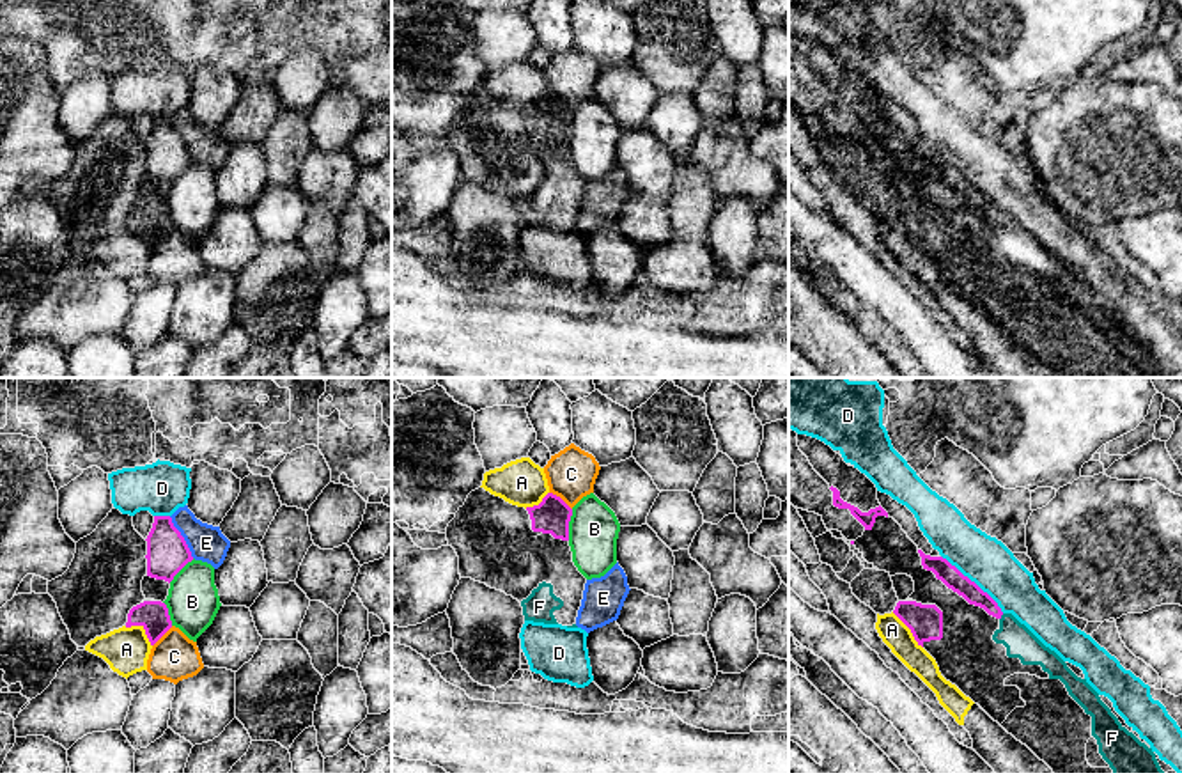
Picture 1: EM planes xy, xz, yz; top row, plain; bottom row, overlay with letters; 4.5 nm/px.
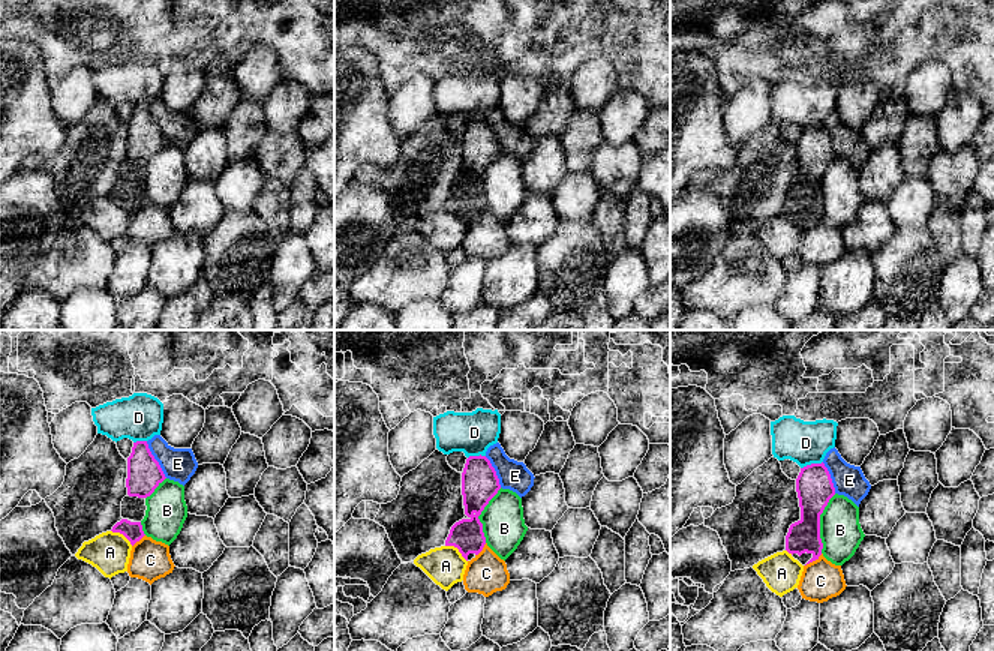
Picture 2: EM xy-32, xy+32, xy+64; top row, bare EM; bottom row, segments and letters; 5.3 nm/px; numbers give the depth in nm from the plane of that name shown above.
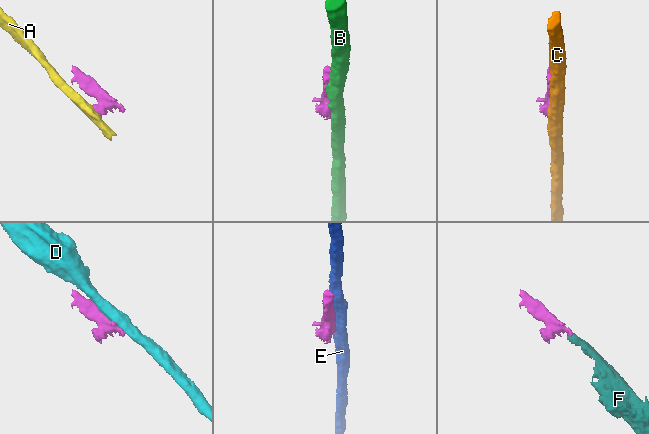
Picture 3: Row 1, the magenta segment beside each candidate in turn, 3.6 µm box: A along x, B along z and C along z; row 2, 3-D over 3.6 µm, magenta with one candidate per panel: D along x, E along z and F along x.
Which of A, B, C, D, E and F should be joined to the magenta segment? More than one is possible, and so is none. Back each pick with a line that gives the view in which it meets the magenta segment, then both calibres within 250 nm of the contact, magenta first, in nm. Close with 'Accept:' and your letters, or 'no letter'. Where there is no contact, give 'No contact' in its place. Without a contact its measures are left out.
F: Touches magenta in yz. Thickness 90 nm (magenta) against 140 nm
Accept: F

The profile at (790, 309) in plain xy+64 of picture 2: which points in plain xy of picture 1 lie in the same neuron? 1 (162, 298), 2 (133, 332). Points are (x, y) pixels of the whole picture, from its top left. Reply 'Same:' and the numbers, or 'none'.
Same: 1, 2

